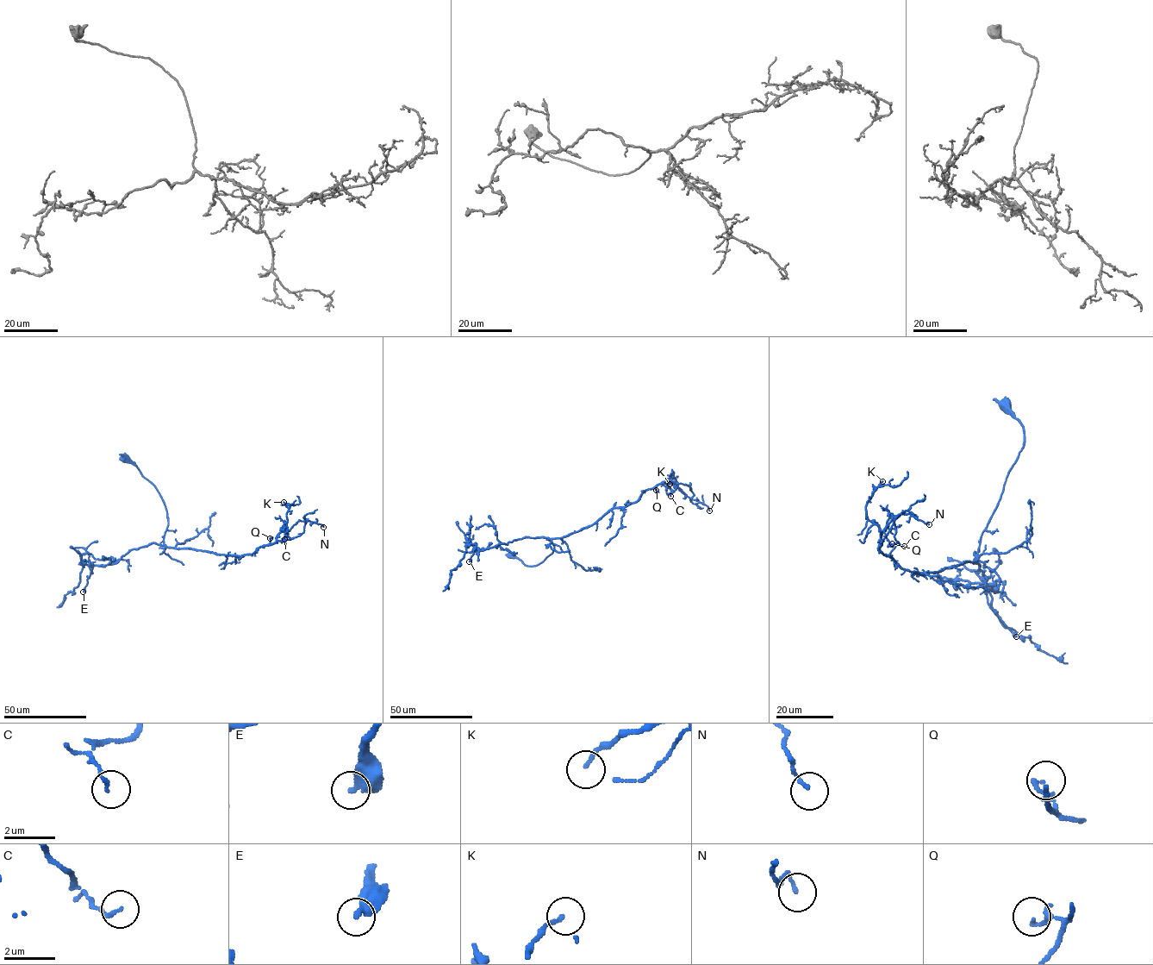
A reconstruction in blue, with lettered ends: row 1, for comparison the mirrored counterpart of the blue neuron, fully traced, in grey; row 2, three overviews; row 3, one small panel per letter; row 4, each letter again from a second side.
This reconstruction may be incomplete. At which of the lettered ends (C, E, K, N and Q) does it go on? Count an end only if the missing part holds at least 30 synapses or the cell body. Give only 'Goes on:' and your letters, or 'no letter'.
Goes on: no letter

